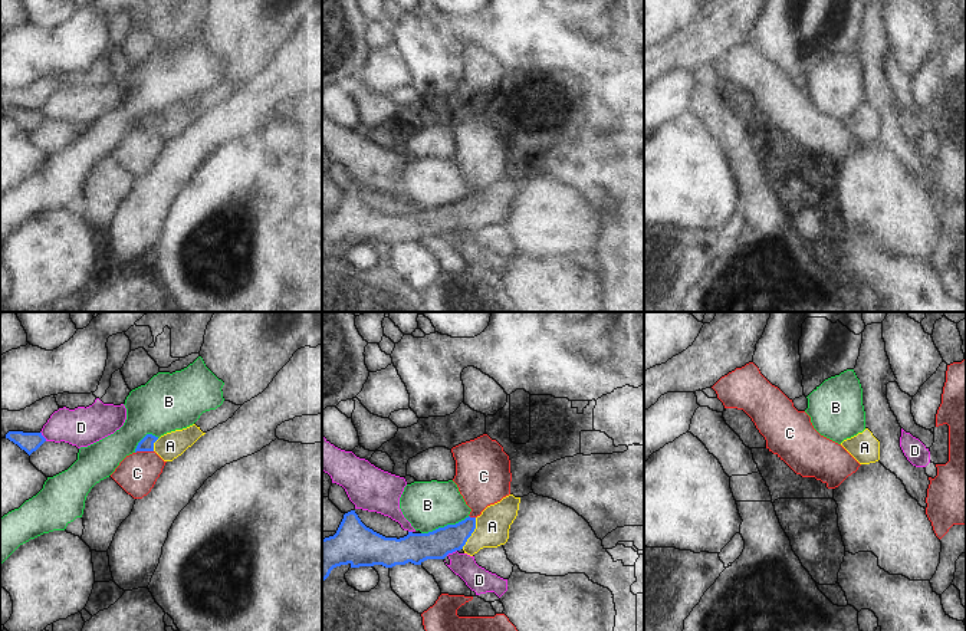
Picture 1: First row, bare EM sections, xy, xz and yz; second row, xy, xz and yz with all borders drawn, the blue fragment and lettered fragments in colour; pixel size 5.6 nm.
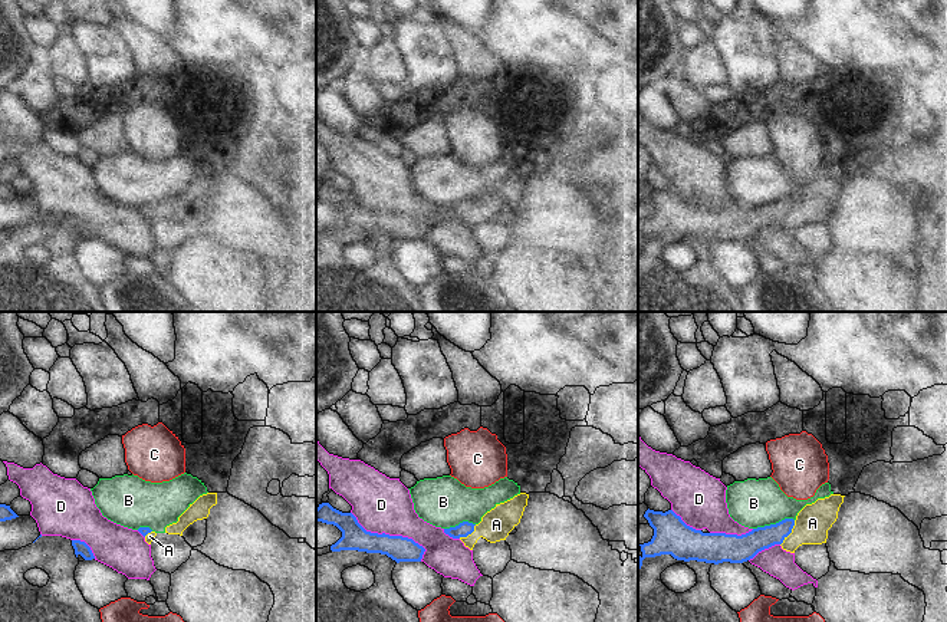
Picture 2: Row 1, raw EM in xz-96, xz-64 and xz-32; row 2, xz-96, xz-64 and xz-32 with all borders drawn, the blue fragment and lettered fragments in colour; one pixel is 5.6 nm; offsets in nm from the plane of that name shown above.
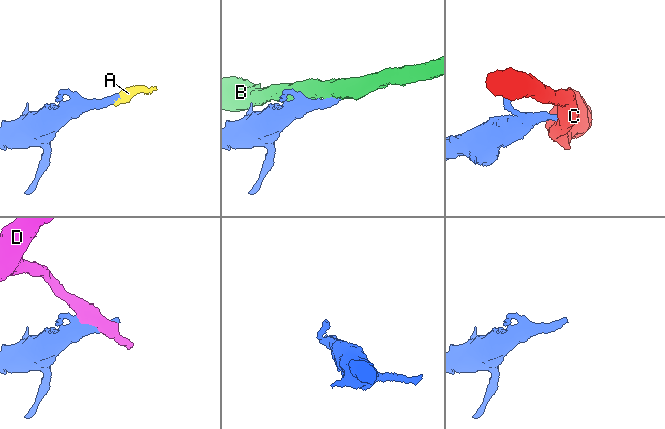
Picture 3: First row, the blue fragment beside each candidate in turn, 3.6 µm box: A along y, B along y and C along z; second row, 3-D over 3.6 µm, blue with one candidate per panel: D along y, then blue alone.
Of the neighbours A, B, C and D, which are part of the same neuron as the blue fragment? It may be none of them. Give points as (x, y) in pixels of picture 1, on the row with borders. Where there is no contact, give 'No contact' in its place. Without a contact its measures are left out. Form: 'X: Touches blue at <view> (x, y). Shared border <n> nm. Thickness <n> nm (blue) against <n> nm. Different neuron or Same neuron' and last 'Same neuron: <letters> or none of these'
A: Touches blue at xz (472, 532). Shared border 190 nm. Thickness 160 nm (blue) against 190 nm. Same neuron
B: Touches blue at xz (444, 526). Shared border 280 nm. Thickness 170 nm (blue) against 280 nm. Different neuron
C: Touches blue at xy (144, 450). Shared border 110 nm. Thickness 80 nm (blue) against 220 nm. Different neuron
D: Touches blue at xz (450, 552). Shared border 70 nm. Thickness 170 nm (blue) against 140 nm. Different neuron
Same neuron: A.

